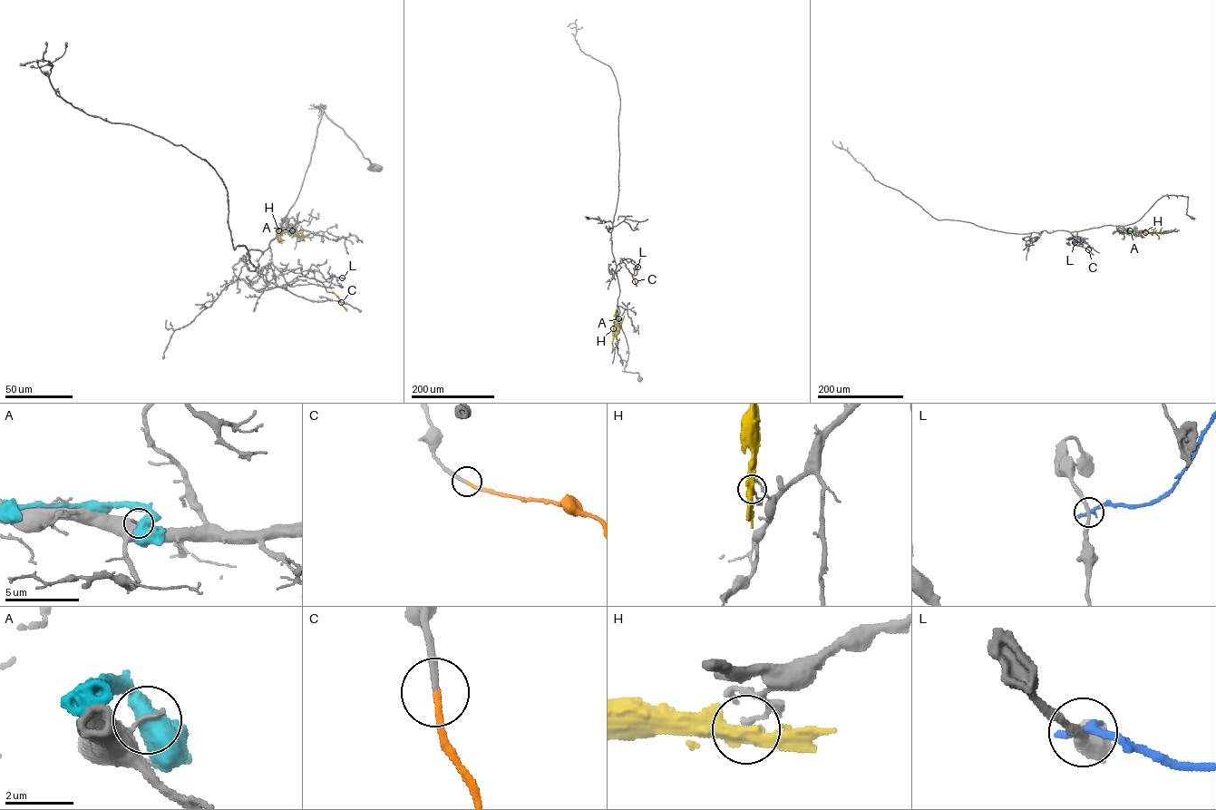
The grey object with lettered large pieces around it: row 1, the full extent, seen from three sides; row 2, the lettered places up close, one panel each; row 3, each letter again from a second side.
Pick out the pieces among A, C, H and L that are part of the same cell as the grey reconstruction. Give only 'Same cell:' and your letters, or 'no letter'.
Same cell: C

